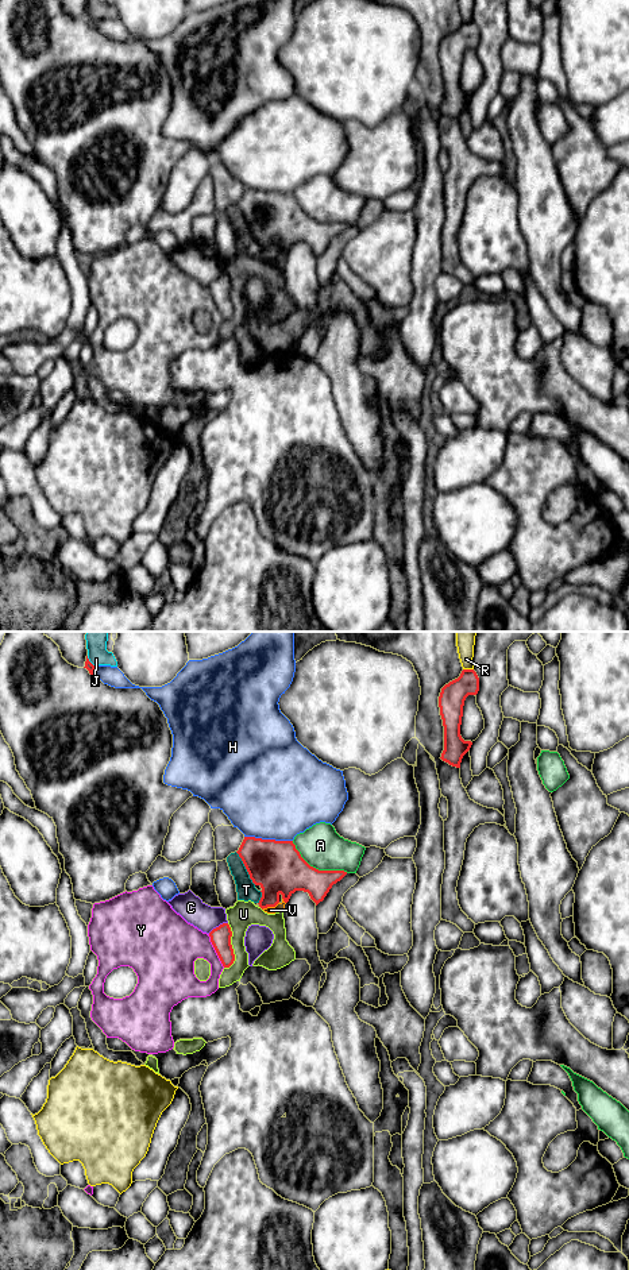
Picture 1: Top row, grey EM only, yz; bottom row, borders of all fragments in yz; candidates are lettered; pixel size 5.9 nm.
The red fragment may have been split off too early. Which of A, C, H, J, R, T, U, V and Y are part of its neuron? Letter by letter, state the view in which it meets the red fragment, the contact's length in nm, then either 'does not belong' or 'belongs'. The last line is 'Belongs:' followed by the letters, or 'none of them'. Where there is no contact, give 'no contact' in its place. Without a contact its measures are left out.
A: meets red in yz; contact 380 nm long; does not belong
C: meets red in yz; contact 140 nm long; does not belong
H: meets red in yz; contact 280 nm long; does not belong
J: meets red in yz; contact 80 nm long; does not belong
R: meets red in yz; contact 60 nm long; does not belong
T: meets red in yz; contact 240 nm long; does not belong
U: meets red in yz; contact 280 nm long; does not belong
V: meets red in yz; contact 110 nm long; does not belong
Y: meets red in yz; contact 220 nm long; does not belong
Belongs: none of them

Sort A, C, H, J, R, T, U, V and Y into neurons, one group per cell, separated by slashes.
A / C / H / J T / R / U V / Y

